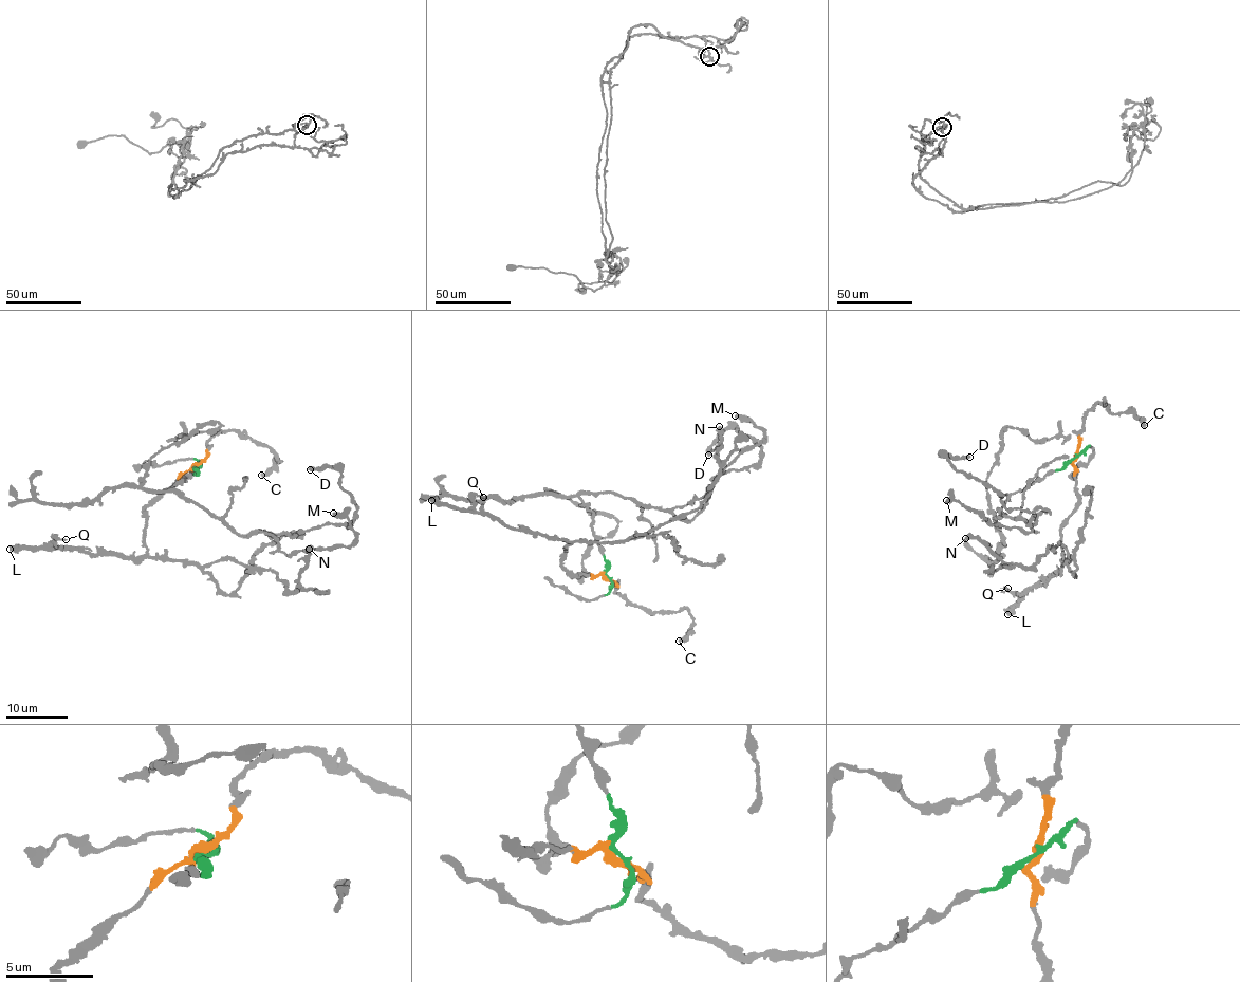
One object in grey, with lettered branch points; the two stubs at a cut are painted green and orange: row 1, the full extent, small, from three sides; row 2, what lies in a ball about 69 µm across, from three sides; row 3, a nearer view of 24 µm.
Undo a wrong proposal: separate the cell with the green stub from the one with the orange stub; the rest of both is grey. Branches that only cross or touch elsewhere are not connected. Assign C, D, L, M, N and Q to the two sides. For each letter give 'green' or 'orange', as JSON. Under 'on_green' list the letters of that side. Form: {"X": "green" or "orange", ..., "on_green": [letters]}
{"C": "orange", "D": "green", "L": "orange", "M": "green", "N": "orange", "Q": "orange", "on_green": ["D", "M"]}

